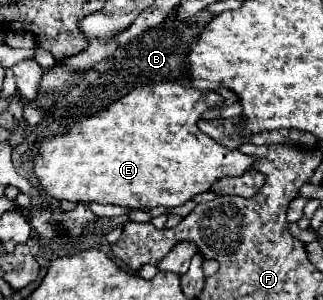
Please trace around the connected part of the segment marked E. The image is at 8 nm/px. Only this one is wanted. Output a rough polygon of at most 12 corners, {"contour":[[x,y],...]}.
{"contour":[[133,88],[43,140],[55,200],[181,206],[259,160],[213,90]]}

